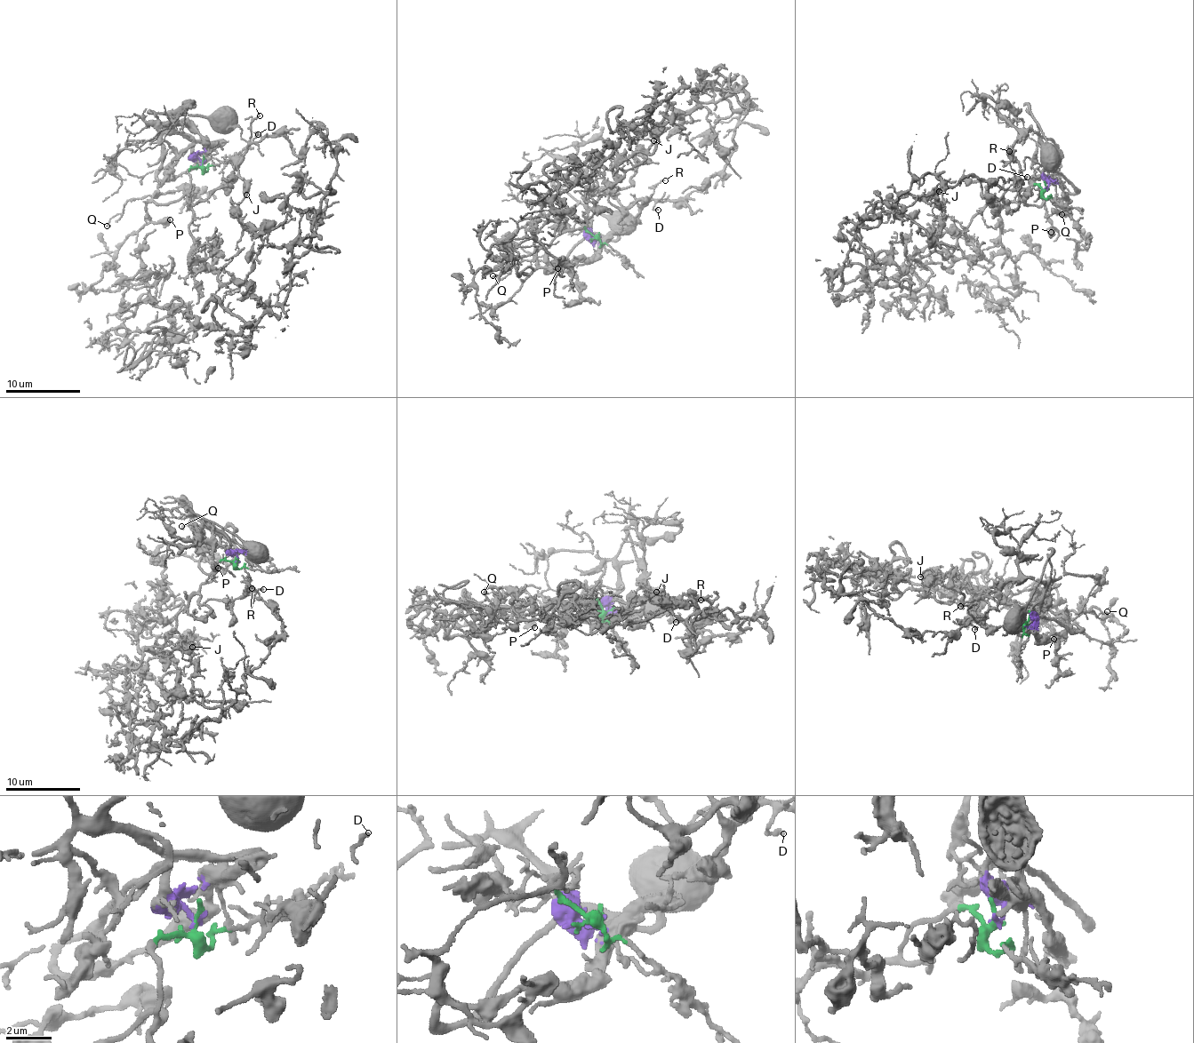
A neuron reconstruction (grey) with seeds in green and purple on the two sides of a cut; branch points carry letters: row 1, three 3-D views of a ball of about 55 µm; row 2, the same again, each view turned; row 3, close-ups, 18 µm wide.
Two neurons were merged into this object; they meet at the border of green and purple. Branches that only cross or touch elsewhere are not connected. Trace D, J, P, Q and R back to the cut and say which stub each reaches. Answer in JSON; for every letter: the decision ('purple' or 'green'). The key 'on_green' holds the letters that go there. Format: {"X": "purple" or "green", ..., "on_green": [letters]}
{"D": "green", "J": "green", "P": "green", "Q": "green", "R": "green", "on_green": ["D", "J", "P", "Q", "R"]}

